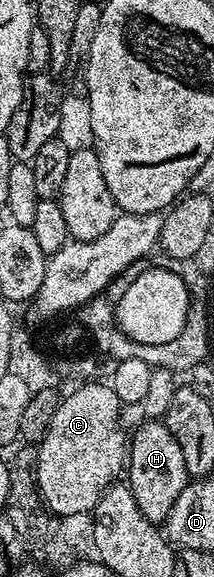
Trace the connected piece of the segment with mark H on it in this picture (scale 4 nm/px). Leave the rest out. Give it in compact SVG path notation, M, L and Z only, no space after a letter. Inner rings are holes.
M147 418L135 429L134 435L132 431L128 439L128 475L129 471L128 485L132 489L132 497L136 497L136 505L140 505L140 513L144 513L144 517L148 517L148 521L159 525L165 524L167 517L176 505L176 497L180 497L180 493L188 482L184 453L180 453L180 445L176 445L176 437L172 437L165 422Z

